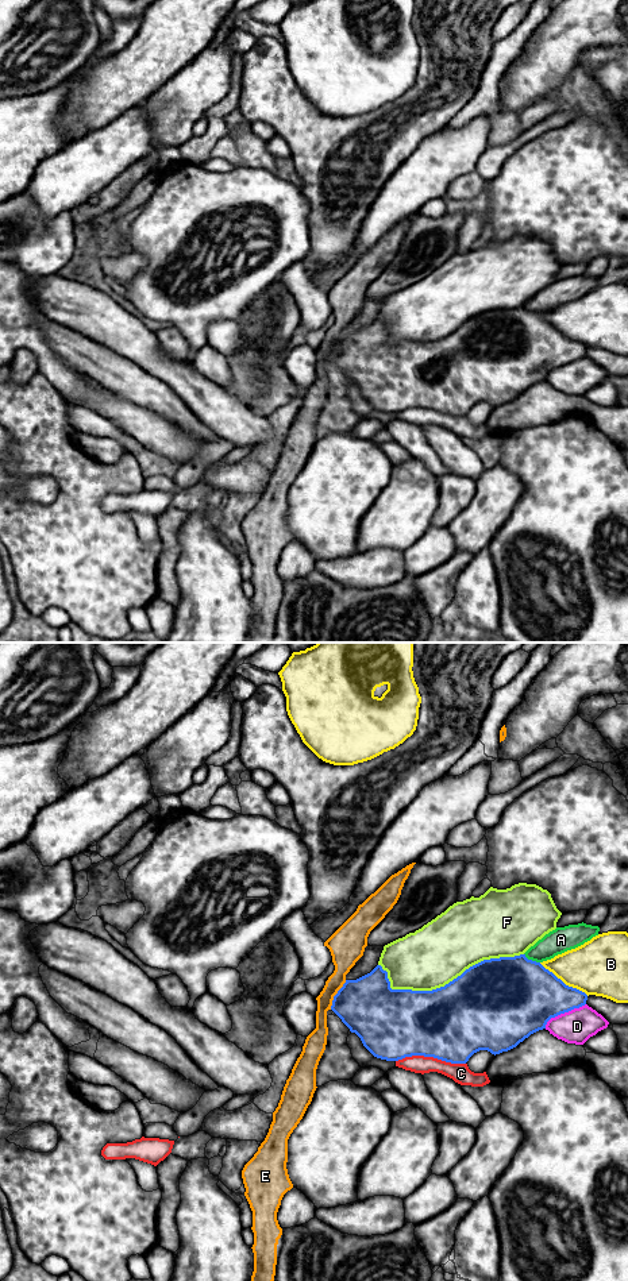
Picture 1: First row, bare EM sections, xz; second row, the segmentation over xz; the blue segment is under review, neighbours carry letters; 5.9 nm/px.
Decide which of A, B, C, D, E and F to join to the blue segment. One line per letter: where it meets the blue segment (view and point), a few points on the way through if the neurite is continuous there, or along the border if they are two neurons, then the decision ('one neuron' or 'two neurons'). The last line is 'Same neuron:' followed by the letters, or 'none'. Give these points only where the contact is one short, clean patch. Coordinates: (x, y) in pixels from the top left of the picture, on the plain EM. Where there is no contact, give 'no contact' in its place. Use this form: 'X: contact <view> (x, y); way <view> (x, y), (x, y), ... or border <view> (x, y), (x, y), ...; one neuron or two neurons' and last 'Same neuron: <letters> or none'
A: contact xz (531, 312); two neurons
B: contact xz (562, 334); two neurons
C: contact xz (431, 408); two neurons
D: contact xz (563, 365); two neurons
E: contact xz (335, 347); border xz (346, 332), (334, 348), (330, 361); two neurons
F: contact xz (446, 336); two neurons
Same neuron: none

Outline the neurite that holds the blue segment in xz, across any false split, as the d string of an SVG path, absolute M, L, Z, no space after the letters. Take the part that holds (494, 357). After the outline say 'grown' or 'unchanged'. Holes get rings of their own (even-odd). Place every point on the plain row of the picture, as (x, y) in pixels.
M520 306L483 312L444 339L432 343L392 342L388 324L377 317L357 332L346 332L334 348L331 362L377 410L398 413L405 409L424 408L451 416L466 416L479 402L488 402L496 408L516 400L531 386L546 381L551 370L579 360L586 356L586 352L585 344L566 337L540 315Z; unchanged

